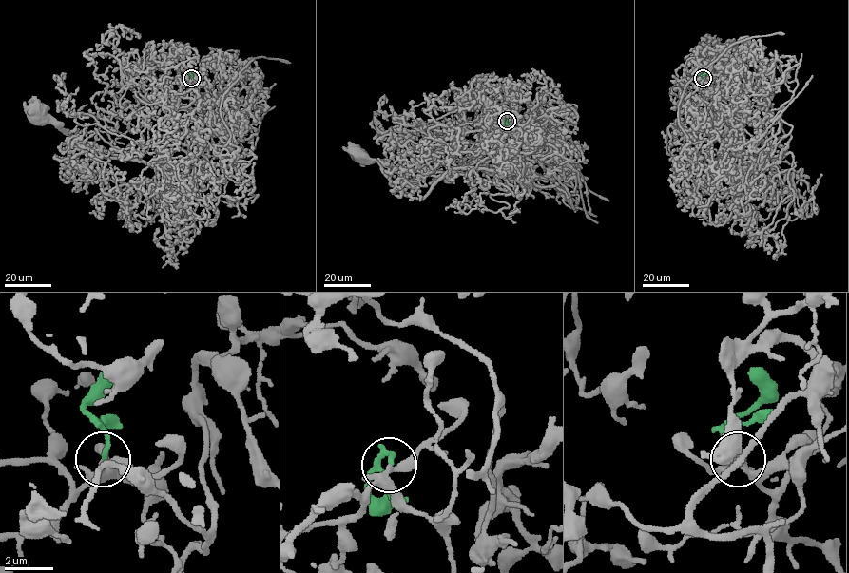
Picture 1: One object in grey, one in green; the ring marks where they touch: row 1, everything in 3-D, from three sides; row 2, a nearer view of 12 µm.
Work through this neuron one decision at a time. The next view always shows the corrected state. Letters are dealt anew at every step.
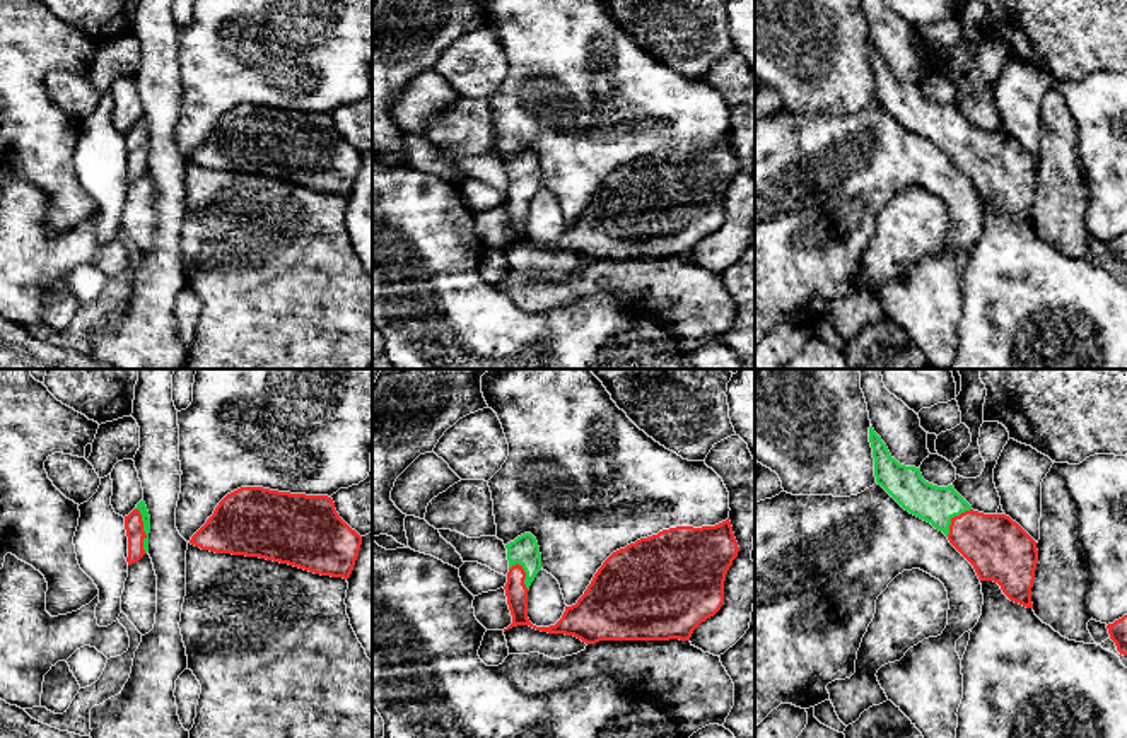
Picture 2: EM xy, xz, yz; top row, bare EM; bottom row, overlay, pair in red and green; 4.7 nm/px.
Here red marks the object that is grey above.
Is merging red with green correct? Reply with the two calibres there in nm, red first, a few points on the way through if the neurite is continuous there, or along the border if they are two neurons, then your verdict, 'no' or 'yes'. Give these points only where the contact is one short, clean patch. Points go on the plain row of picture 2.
calibres 90 and 50 nm; way xy (134, 142), (142, 147), (140, 123); yes

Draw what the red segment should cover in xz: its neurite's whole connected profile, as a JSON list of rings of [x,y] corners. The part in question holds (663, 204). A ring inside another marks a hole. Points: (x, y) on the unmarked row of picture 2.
[[[729,135],[726,138],[715,142],[715,144],[702,144],[702,145],[676,144],[676,145],[663,147],[657,152],[640,155],[635,161],[630,161],[625,166],[620,166],[620,167],[613,169],[603,179],[603,183],[598,186],[598,190],[594,191],[594,195],[593,195],[591,202],[587,203],[587,207],[584,208],[584,212],[577,217],[575,222],[565,224],[565,229],[564,229],[562,236],[555,243],[536,244],[528,236],[528,208],[529,208],[529,203],[534,198],[536,191],[541,188],[541,171],[540,171],[538,159],[531,150],[524,150],[524,152],[517,154],[514,159],[507,161],[505,166],[507,166],[509,190],[507,190],[507,200],[505,200],[504,207],[505,207],[507,222],[509,222],[511,232],[512,232],[512,241],[507,246],[504,246],[504,249],[512,246],[512,244],[517,244],[517,243],[529,243],[536,248],[548,249],[548,251],[574,253],[586,261],[596,261],[599,258],[669,258],[669,256],[690,258],[693,248],[702,239],[714,234],[721,227],[721,224],[724,220],[726,191],[727,191],[729,184],[733,183],[733,178],[738,174],[738,169],[739,169],[739,164],[738,164],[738,159],[734,155]]]

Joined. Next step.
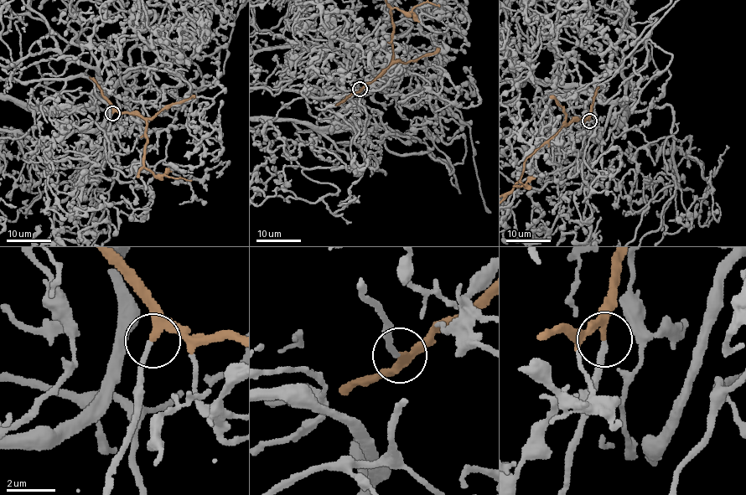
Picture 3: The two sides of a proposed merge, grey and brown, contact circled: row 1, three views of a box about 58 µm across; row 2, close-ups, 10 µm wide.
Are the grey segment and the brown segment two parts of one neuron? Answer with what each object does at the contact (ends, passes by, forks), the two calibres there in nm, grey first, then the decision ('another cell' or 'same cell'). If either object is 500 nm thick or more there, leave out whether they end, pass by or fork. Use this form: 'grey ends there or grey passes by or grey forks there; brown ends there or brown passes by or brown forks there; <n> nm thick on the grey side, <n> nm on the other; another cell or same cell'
grey ends there; brown passes by; 200 nm thick on the grey side, 220 nm on the other; another cell

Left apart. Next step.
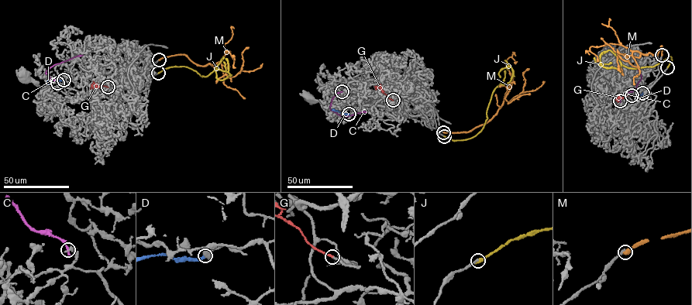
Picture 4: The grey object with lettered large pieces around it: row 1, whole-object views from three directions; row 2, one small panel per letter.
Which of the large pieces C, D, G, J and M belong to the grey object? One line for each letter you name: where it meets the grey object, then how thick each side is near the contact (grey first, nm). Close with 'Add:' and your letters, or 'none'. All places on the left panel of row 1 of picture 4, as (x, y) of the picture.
G: (108, 87) | 180/190 nm
Add: G

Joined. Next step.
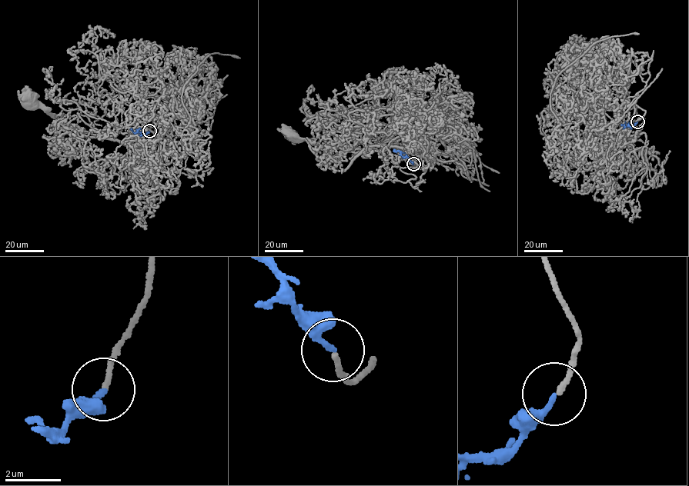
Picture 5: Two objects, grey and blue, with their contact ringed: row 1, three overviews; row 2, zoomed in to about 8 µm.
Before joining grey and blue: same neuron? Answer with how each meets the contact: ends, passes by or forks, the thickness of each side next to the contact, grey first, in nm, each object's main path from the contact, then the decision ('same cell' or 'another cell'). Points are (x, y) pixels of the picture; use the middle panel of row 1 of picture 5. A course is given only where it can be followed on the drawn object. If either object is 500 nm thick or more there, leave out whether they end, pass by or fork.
grey ends; blue ends; calibres 190 and 180 nm; course grey (413, 164), (404, 151), (431, 148), (366, 147), (344, 170), (335, 170), (322, 164), (306, 140), (289, 133); course blue (413, 164), (394, 149); same cell

